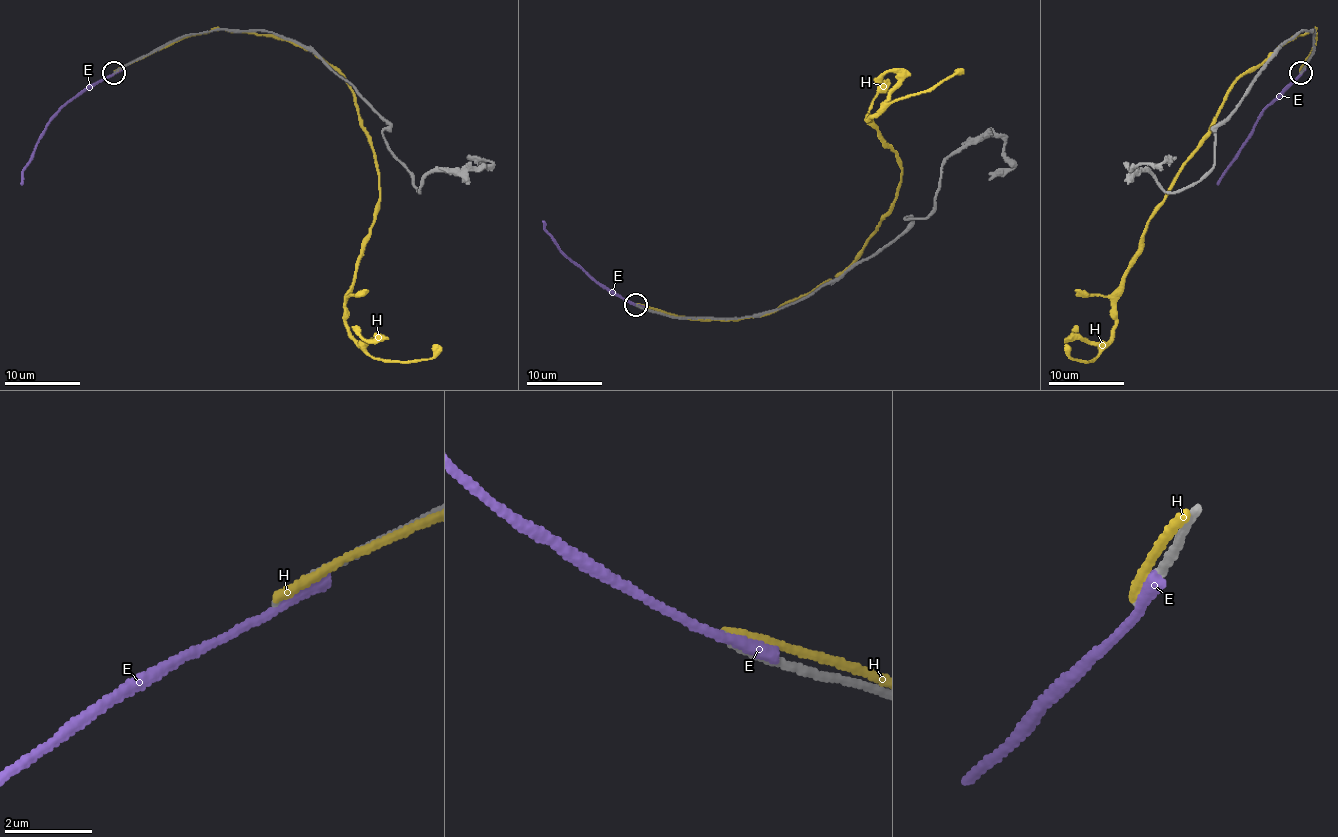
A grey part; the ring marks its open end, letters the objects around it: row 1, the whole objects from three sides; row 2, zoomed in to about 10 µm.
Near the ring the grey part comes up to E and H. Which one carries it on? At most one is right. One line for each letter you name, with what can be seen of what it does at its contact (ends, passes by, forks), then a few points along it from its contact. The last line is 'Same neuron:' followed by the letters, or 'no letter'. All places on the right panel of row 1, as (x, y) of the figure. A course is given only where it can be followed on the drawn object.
Same neuron: no letter

